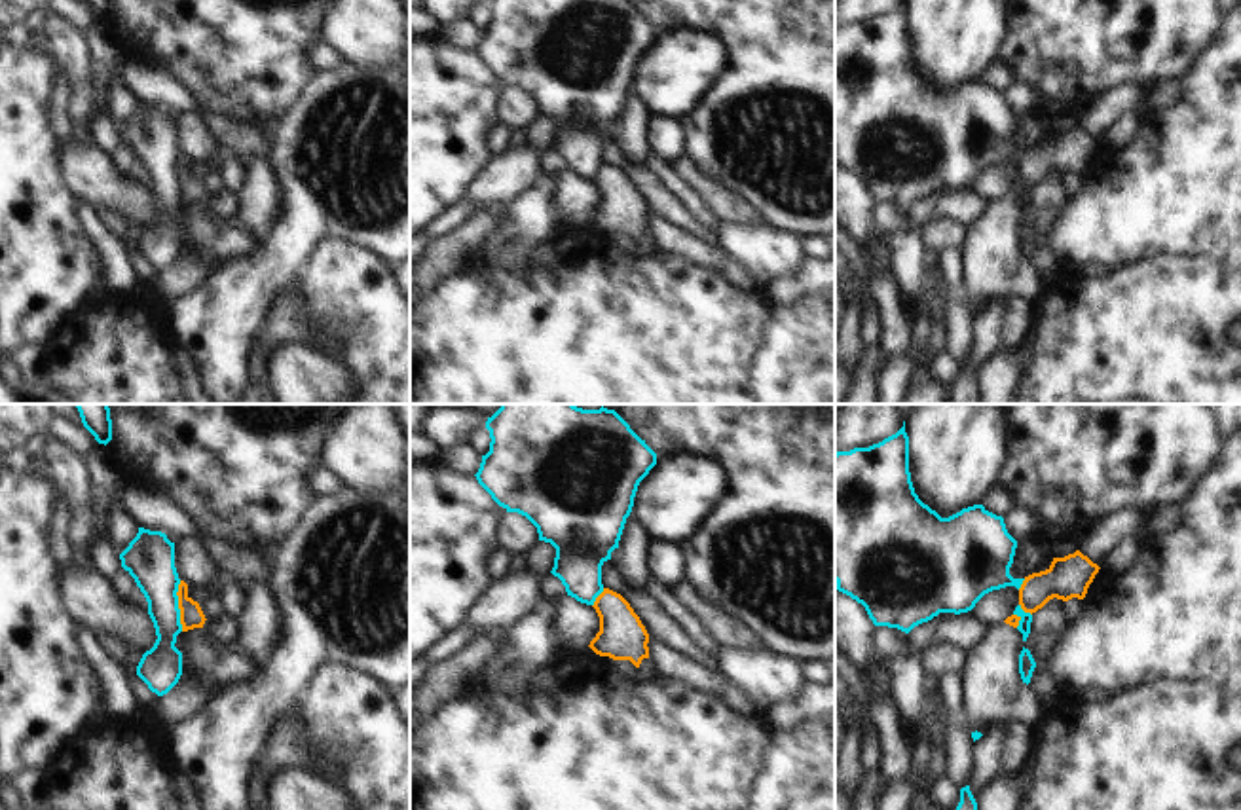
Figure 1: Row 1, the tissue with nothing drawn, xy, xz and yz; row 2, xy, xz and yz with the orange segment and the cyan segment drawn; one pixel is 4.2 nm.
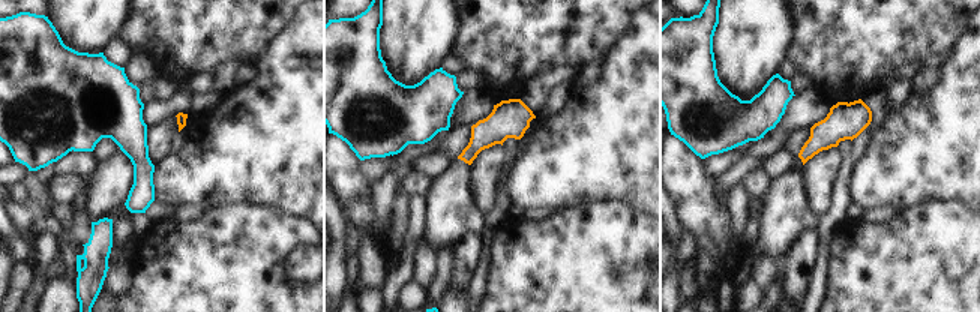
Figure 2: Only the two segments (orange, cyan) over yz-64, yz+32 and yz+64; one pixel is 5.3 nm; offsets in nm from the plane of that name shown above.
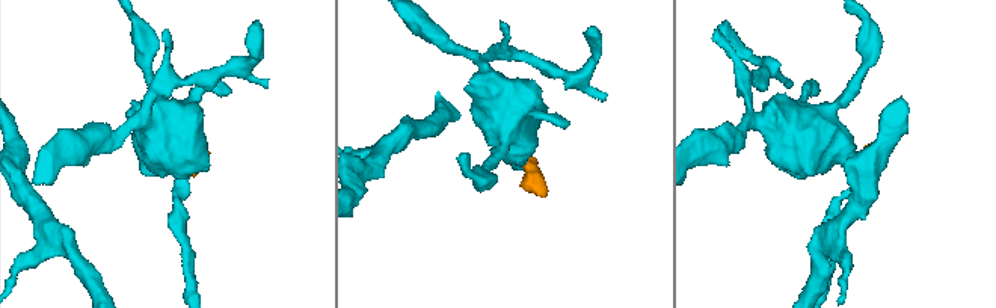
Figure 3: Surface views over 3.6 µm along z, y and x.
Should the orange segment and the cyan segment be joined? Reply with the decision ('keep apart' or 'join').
keep apart

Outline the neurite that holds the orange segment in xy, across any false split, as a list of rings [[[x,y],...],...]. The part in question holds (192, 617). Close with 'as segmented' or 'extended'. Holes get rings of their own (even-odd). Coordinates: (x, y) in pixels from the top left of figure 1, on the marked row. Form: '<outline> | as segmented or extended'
[[[180,580],[176,596],[178,596],[182,632],[203,628],[207,618],[199,603],[188,596],[188,584],[184,580]]] | as segmented

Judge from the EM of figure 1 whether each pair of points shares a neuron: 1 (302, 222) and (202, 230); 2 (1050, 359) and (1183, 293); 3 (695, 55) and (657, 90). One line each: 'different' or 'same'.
1: different
2: same
3: same

